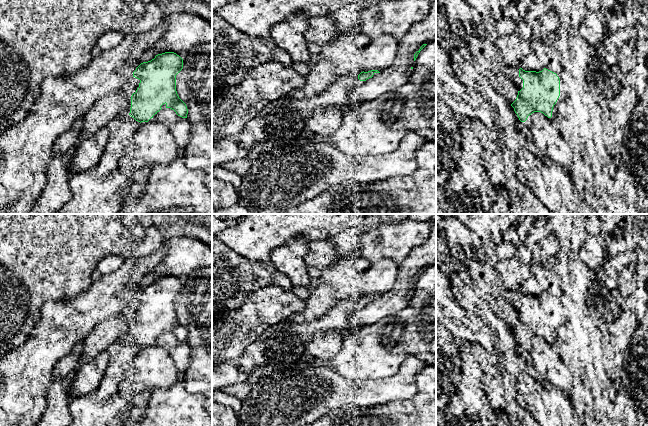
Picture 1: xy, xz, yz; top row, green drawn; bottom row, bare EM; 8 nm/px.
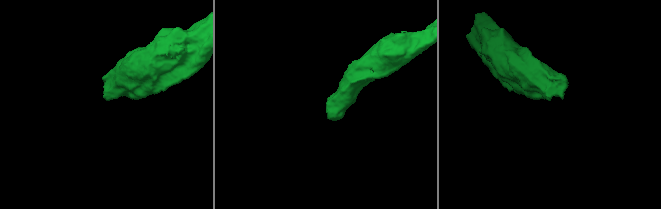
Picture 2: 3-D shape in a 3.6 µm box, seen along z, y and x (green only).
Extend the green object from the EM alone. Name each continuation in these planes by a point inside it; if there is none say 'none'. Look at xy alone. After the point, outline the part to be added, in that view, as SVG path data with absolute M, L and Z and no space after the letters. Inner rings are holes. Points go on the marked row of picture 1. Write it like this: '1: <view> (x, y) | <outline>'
1: xy (124, 115) | M127 107L122 113L119 114L119 118L123 120L128 120L130 109Z

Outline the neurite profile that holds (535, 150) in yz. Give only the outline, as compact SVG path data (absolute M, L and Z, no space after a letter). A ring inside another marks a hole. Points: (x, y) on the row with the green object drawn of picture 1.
M518 120L517 121L517 128L525 136L525 138L527 140L528 148L530 149L530 151L534 155L536 155L537 157L539 157L541 159L545 159L546 157L542 154L542 152L540 151L540 149L538 147L536 147L535 144L530 139L529 131L528 131L528 126L524 125L523 122L521 122L520 120Z

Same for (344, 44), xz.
M353 25L321 46L318 56L335 66L338 78L347 74L356 77L362 72L357 68L357 60L370 41L371 38L361 31L360 26Z

